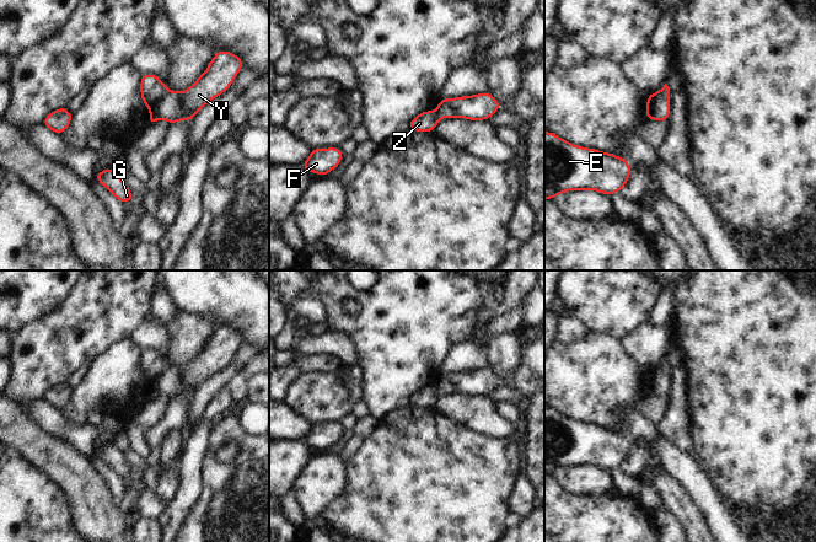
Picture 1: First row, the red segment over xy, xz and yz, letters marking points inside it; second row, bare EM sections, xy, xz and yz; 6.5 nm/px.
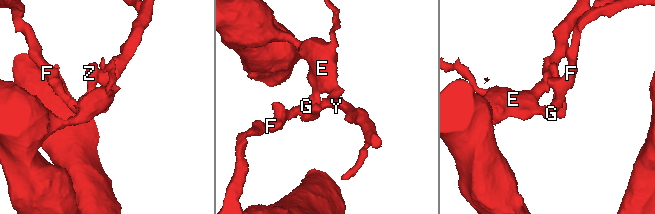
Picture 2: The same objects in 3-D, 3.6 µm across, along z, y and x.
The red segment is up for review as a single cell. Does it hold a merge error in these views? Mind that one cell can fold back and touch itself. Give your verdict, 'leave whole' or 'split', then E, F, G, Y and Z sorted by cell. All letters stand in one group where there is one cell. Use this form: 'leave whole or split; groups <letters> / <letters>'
split; groups E F G Y / Z

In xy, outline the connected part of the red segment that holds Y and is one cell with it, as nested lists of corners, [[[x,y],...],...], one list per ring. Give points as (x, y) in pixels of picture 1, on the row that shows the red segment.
[[[218,50],[206,70],[184,91],[168,91],[157,104],[160,119],[168,124],[192,120],[200,108],[221,96],[243,68],[242,59],[229,52]]]

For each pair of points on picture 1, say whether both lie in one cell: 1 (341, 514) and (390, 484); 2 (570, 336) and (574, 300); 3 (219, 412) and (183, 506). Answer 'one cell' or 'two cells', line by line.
1: one cell
2: two cells
3: one cell

